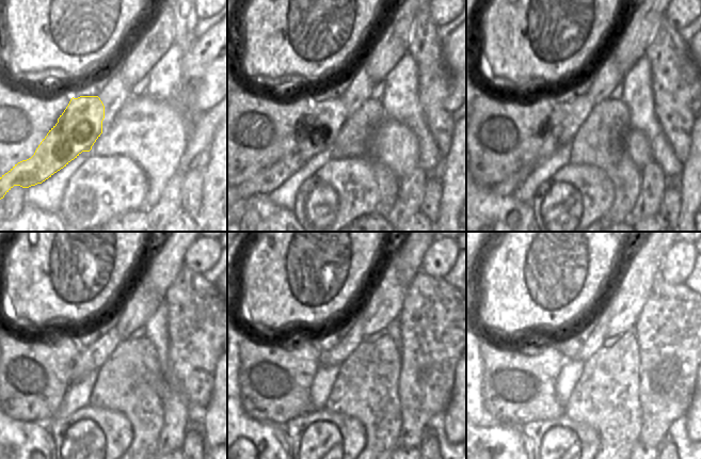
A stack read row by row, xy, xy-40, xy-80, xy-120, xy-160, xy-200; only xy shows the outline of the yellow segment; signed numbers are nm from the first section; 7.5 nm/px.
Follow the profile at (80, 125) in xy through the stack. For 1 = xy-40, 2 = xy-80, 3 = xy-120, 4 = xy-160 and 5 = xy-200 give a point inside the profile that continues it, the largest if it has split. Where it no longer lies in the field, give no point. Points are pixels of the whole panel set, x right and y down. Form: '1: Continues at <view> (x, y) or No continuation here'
1: Continues at xy-40 (318, 129)
2: Continues at xy-80 (566, 119)
3: Continues at xy-120 (91, 359)
4: Continues at xy-160 (336, 355)
5: Continues at xy-200 (601, 320)

